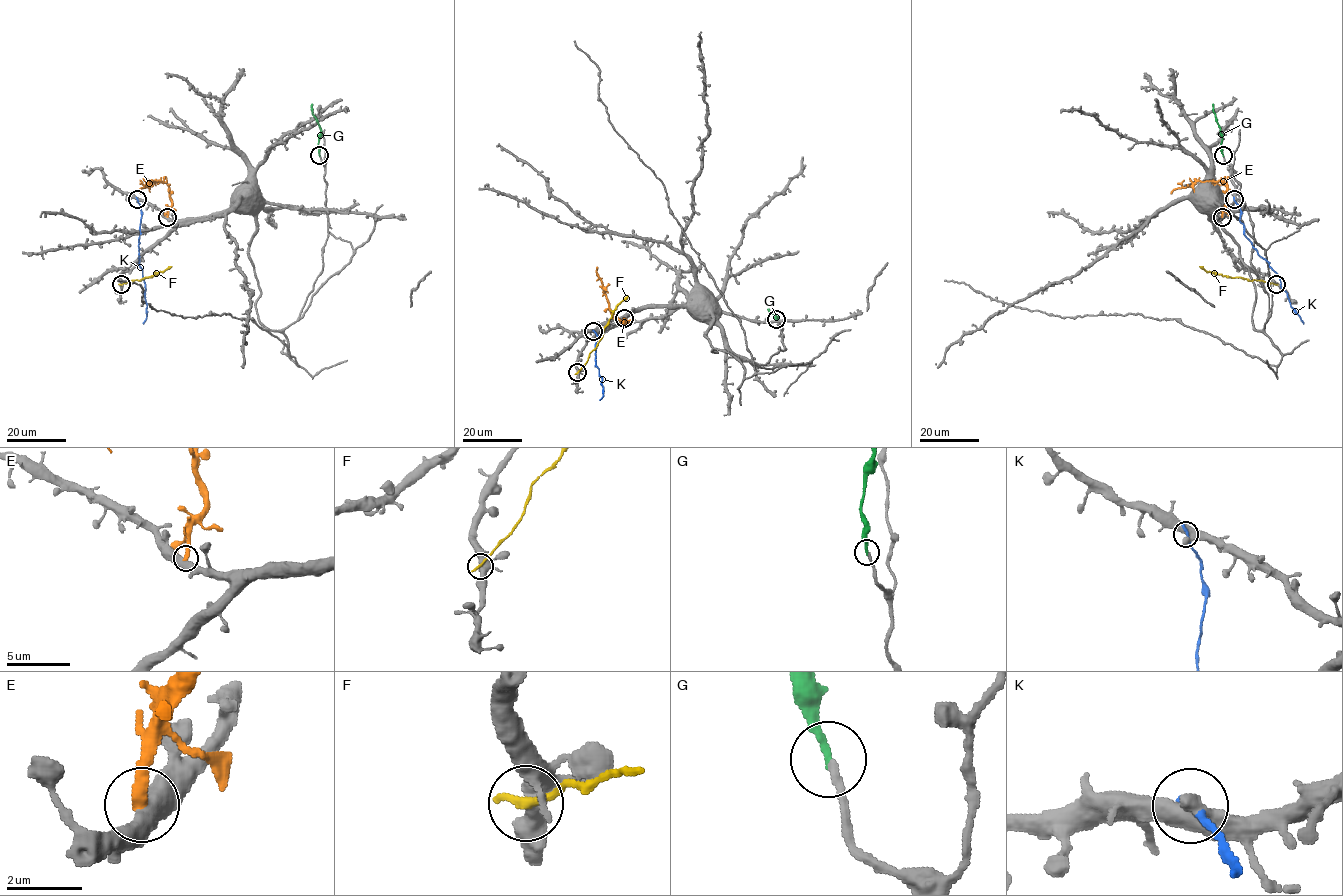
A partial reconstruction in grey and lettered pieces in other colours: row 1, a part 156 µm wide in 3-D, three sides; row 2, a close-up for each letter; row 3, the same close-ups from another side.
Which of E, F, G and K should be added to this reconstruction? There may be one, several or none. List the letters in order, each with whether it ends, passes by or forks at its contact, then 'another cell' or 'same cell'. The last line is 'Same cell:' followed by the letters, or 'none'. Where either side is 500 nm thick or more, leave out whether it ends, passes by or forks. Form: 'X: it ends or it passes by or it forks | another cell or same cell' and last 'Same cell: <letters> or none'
E: another cell
F: it ends | another cell
G: it ends | same cell
K: it ends | another cell
Same cell: G

